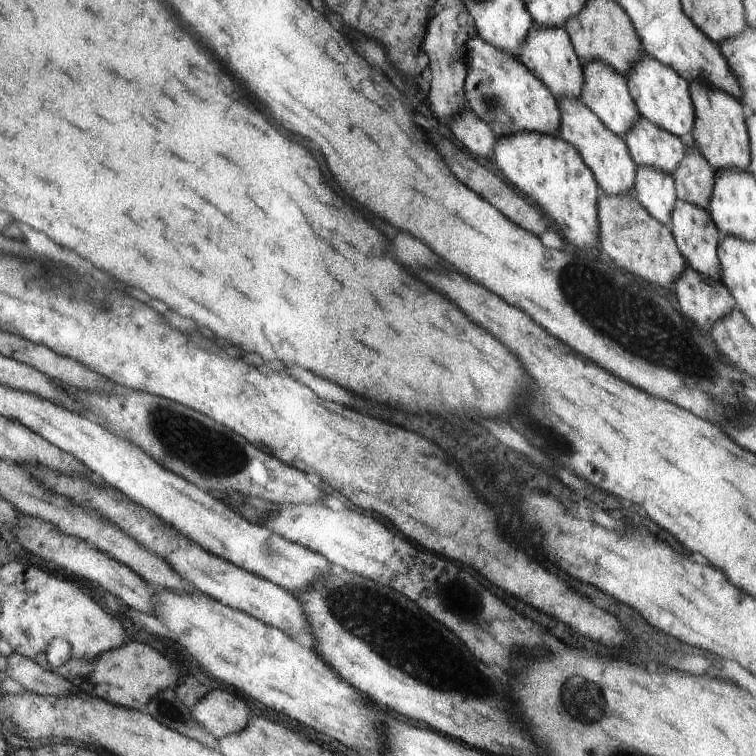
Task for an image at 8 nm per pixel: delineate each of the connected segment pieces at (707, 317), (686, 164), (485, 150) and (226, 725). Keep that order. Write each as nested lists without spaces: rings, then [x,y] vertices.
[[[690,265],[683,270],[682,276],[674,282],[673,293],[676,294],[682,314],[692,318],[700,328],[712,330],[716,322],[736,309],[735,298],[722,281],[713,281]]]
[[[690,138],[685,139],[687,152],[673,178],[680,200],[708,209],[716,172]]]
[[[471,110],[460,112],[452,117],[450,130],[474,156],[487,160],[492,156],[498,138],[490,126]]]
[[[212,690],[191,707],[191,713],[217,739],[244,730],[250,720],[250,710],[242,697],[224,690]]]

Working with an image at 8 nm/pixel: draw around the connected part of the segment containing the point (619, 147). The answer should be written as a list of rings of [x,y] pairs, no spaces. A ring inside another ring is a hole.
[[[579,98],[560,99],[560,110],[563,111],[563,124],[558,130],[558,136],[571,143],[579,151],[607,195],[626,195],[626,192],[632,188],[632,184],[635,184],[637,172],[635,159],[631,157],[626,139],[614,134],[599,119],[599,115]]]

